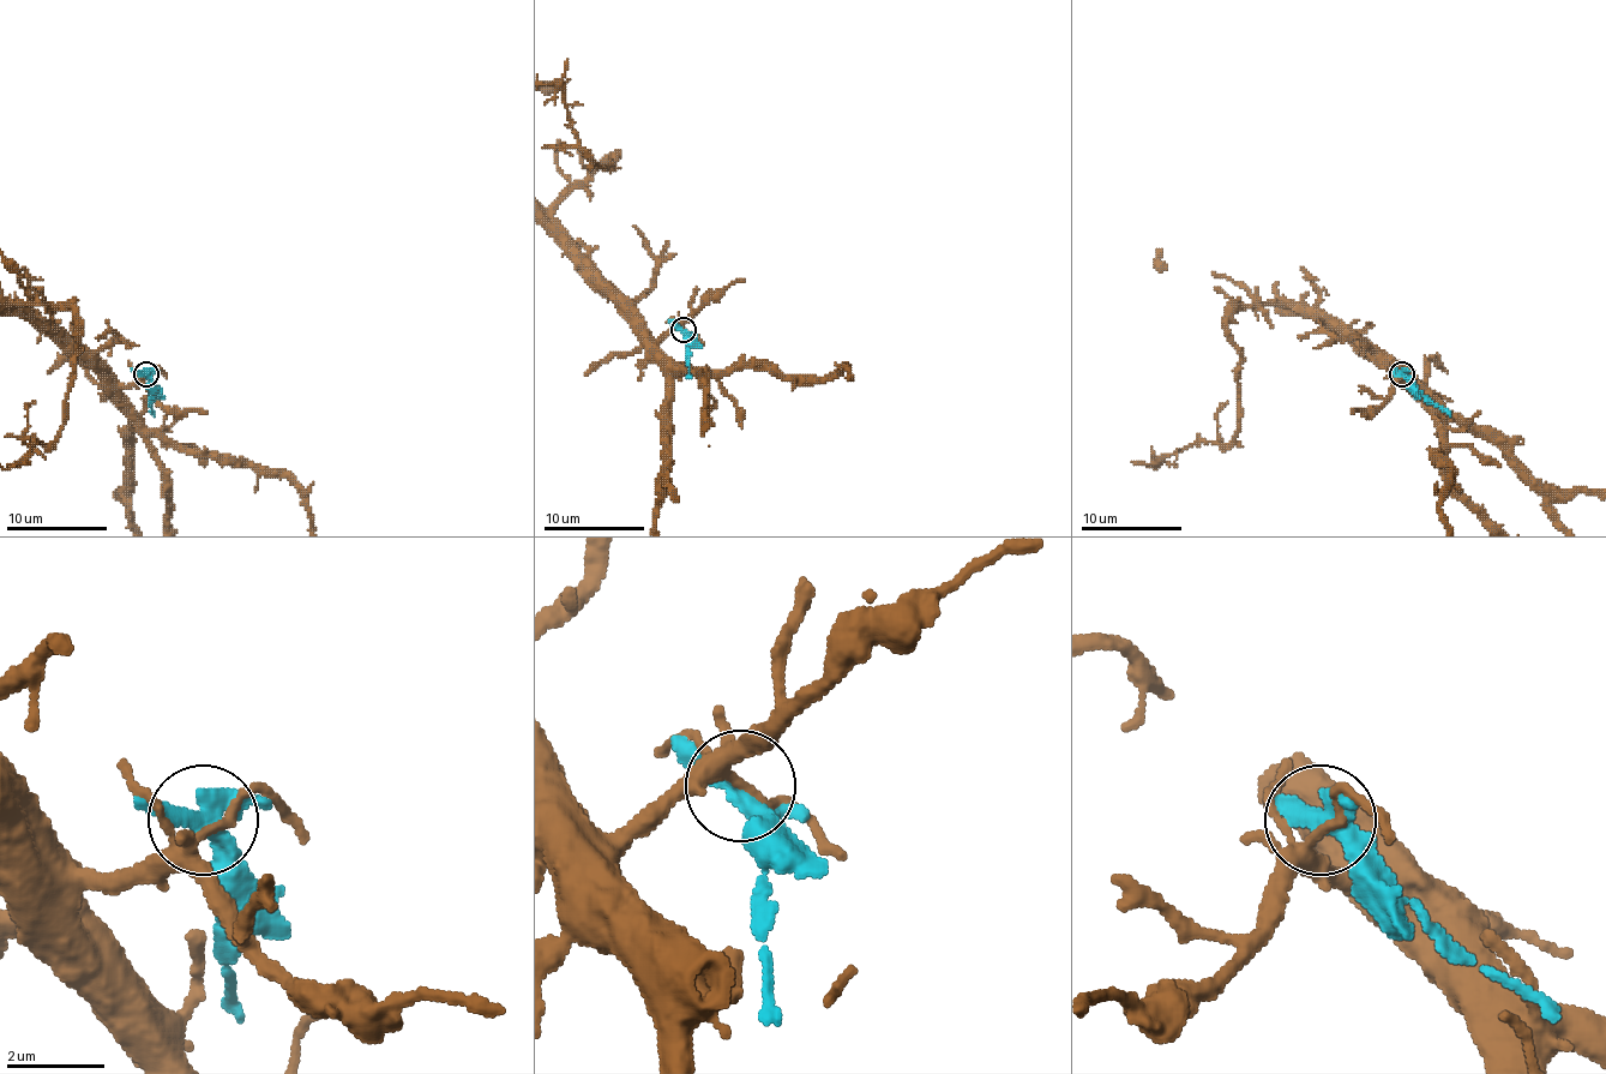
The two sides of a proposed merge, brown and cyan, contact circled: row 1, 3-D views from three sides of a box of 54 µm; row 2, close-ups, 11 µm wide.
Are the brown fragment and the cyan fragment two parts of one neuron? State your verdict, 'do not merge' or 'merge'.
do not merge

